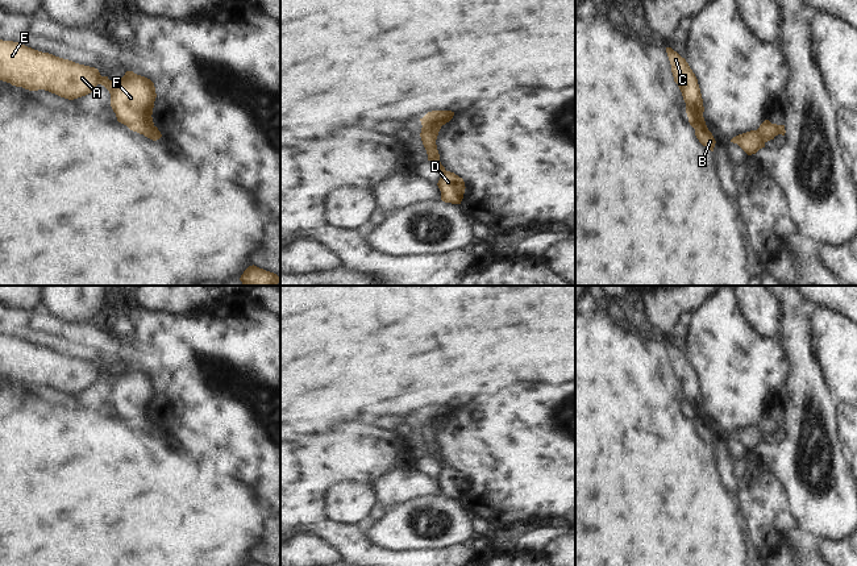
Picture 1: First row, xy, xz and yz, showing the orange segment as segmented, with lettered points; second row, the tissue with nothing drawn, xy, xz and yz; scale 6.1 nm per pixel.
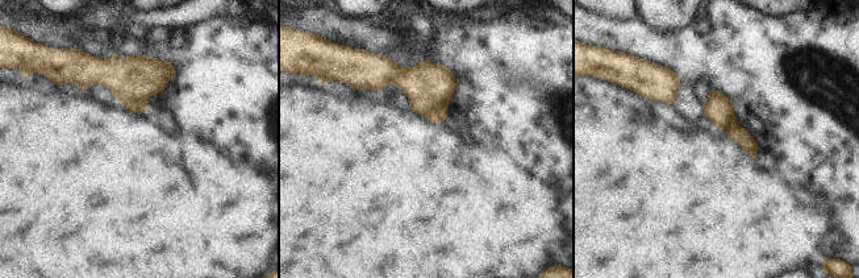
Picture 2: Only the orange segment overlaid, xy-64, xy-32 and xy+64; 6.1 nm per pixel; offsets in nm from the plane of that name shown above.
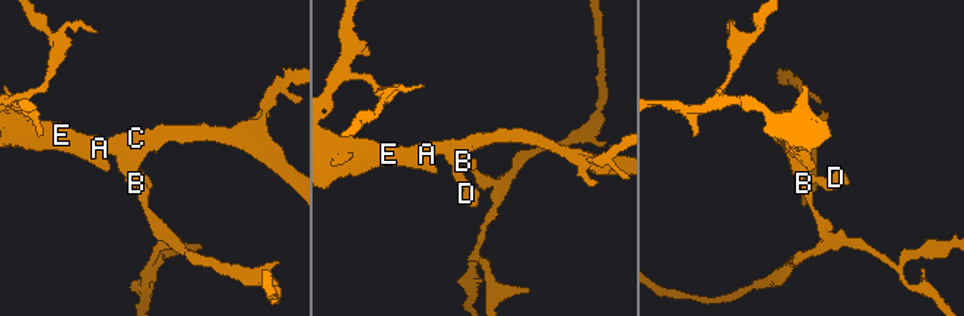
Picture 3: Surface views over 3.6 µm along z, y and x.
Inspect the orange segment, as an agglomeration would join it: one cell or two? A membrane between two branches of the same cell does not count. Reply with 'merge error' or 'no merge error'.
merge error

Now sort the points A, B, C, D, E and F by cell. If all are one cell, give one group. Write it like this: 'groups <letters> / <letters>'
groups A C D E F / B

